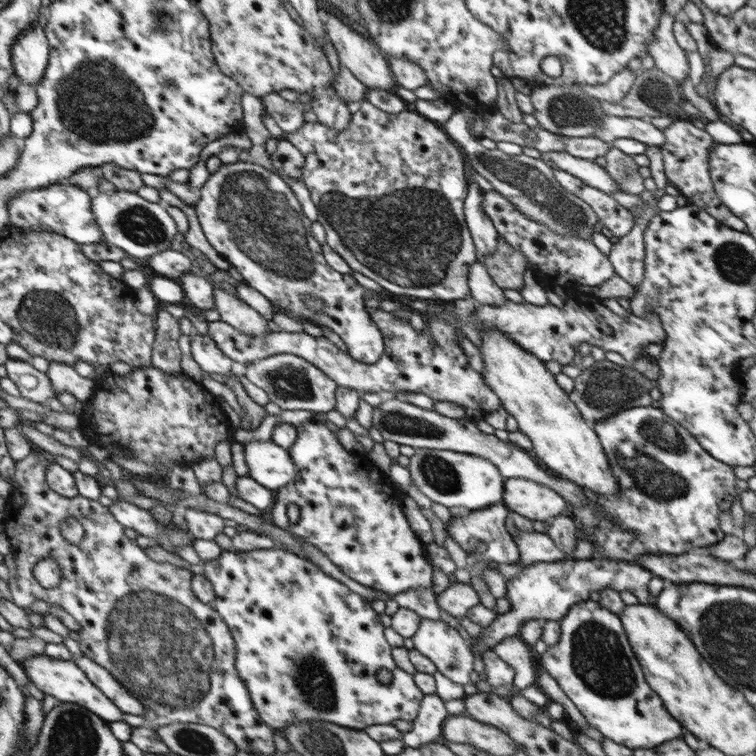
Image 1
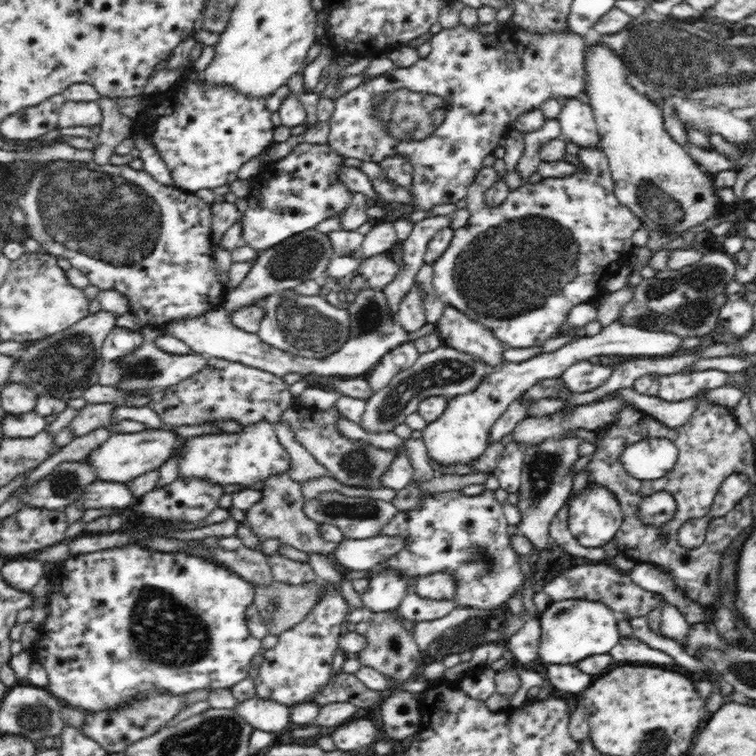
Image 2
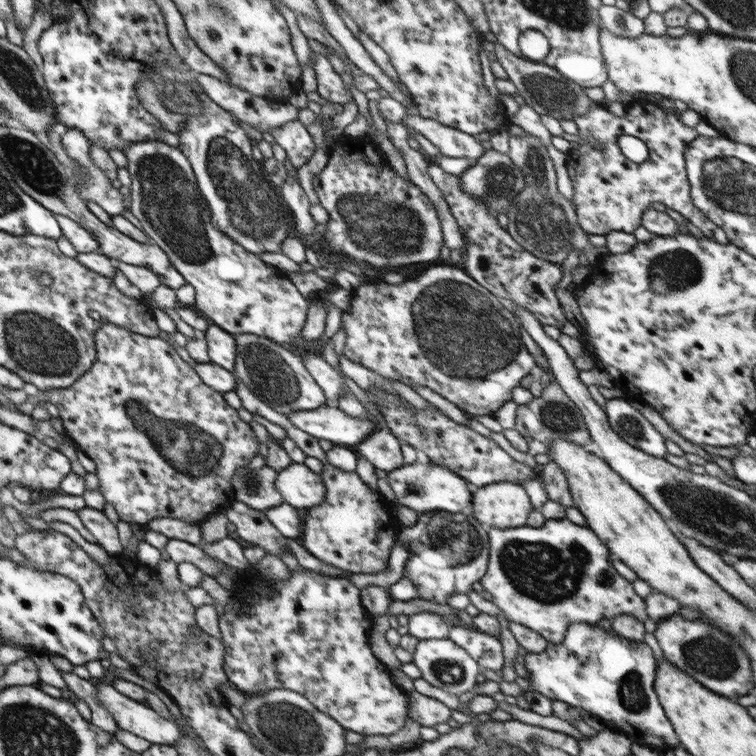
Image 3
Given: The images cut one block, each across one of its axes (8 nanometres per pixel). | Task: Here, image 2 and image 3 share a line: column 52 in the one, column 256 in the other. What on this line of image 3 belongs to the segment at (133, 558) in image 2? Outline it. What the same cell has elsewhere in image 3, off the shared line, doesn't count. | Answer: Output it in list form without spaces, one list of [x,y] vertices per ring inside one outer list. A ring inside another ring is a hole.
[[[253,568],[247,571],[234,571],[236,585],[240,587],[239,596],[237,598],[237,609],[228,609],[224,614],[219,616],[219,628],[222,634],[221,641],[226,647],[226,673],[230,684],[236,689],[249,695],[260,695],[276,688],[284,688],[293,690],[298,694],[303,694],[320,712],[328,714],[336,722],[340,723],[345,730],[351,730],[365,736],[389,735],[398,732],[404,725],[409,716],[408,710],[408,692],[402,687],[398,687],[390,677],[390,670],[372,653],[370,649],[369,636],[373,628],[372,614],[368,614],[367,610],[362,606],[360,589],[347,578],[329,577],[310,570],[292,570],[290,576],[286,580],[271,581],[260,576]]]

